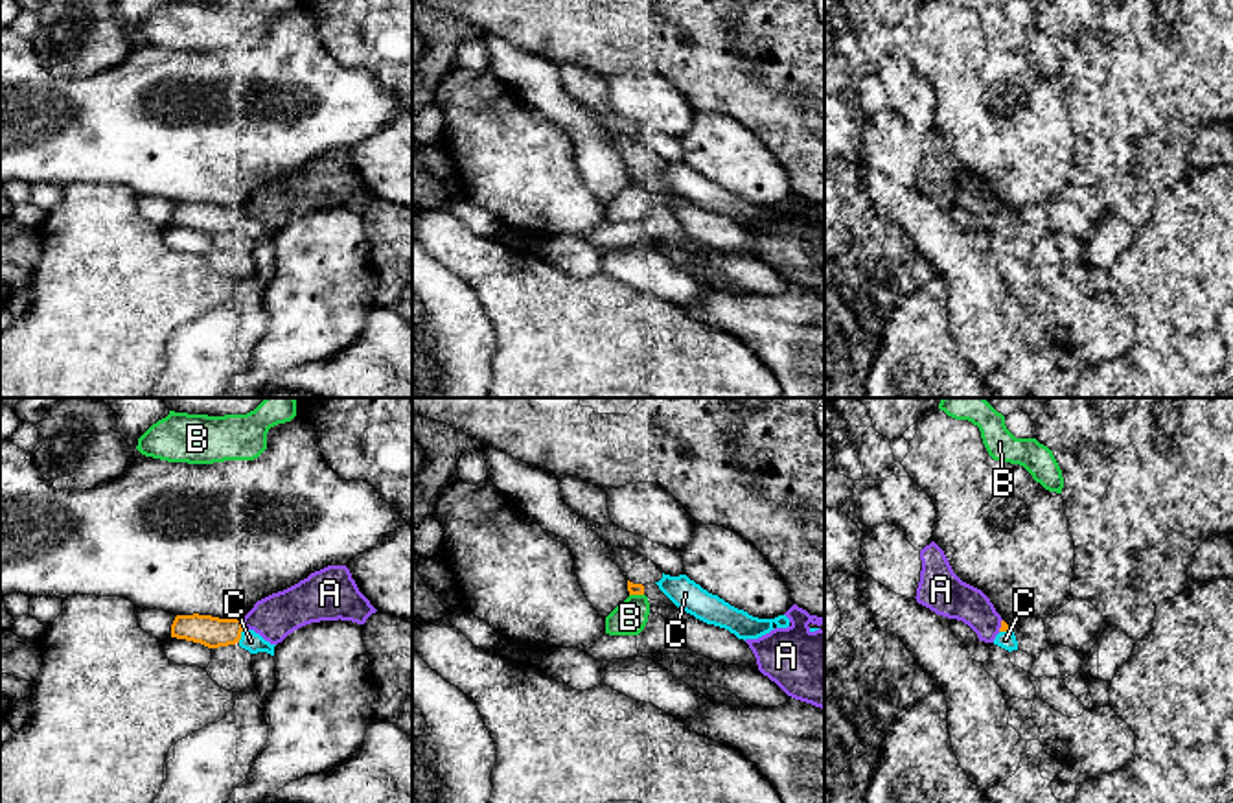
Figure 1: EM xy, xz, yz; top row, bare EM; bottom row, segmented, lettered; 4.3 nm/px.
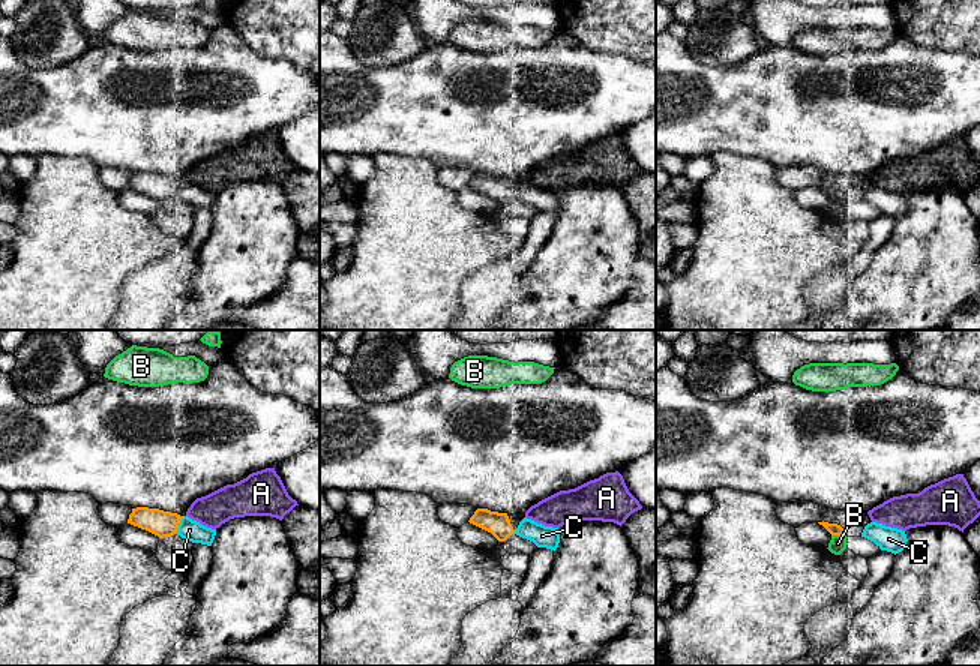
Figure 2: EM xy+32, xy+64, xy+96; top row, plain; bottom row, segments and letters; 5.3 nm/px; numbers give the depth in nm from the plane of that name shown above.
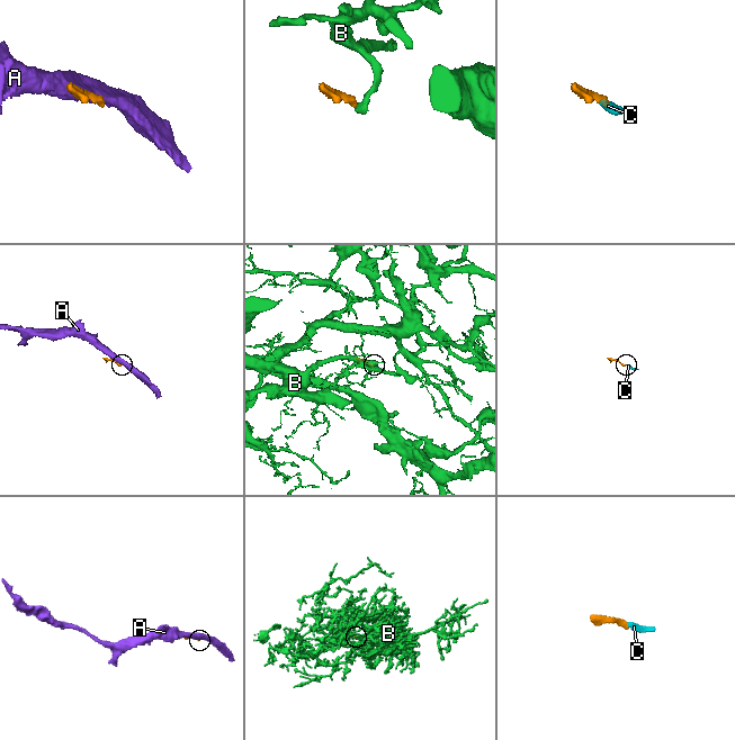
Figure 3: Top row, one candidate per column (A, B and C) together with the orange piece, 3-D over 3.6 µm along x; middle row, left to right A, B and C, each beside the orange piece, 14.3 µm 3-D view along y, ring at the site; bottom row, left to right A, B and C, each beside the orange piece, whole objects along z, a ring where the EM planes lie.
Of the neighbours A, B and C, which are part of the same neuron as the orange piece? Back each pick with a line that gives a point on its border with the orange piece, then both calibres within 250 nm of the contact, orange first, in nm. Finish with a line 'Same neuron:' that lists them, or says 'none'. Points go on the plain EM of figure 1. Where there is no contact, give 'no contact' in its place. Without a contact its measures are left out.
C: contact xy (240, 223); calibres 140 and 90 nm
Same neuron: C

